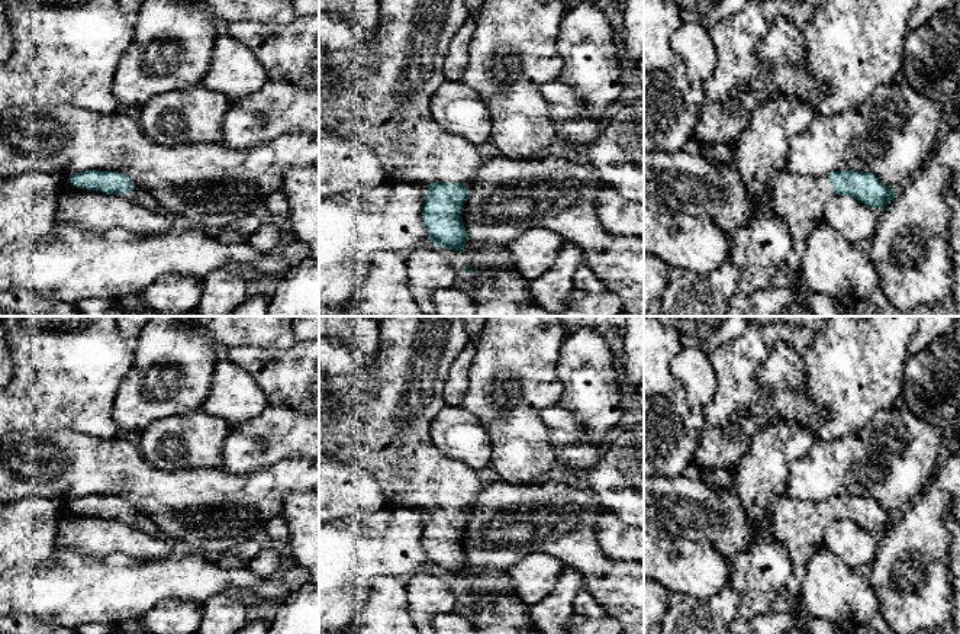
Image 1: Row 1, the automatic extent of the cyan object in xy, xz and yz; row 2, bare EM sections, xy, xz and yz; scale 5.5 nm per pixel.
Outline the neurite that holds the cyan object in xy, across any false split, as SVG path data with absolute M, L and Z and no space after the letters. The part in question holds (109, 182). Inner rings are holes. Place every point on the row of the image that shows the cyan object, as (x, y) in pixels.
M86 170L70 177L78 189L119 194L146 209L160 209L154 196L138 189L128 176L117 171Z

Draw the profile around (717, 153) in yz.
M711 144L702 145L696 151L715 164L725 164L734 161L735 148L725 144Z

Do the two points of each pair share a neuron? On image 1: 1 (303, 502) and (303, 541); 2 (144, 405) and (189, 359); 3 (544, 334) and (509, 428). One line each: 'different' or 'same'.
1: same
2: same
3: same

